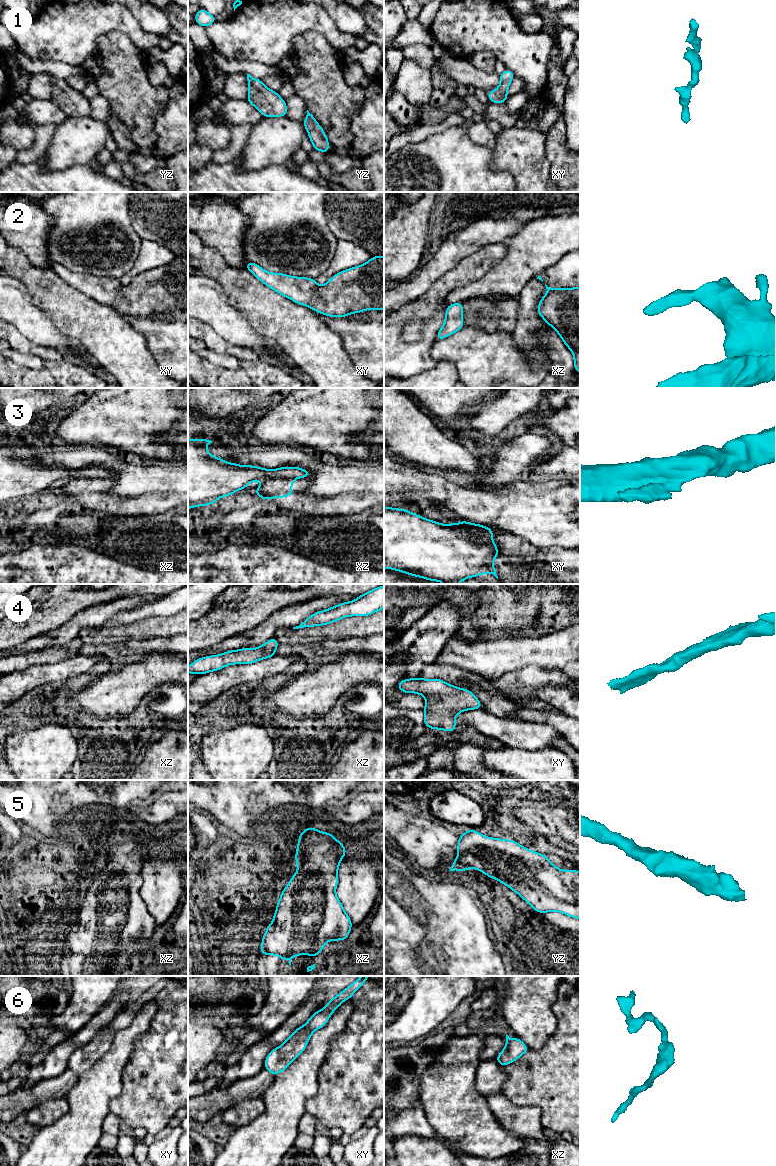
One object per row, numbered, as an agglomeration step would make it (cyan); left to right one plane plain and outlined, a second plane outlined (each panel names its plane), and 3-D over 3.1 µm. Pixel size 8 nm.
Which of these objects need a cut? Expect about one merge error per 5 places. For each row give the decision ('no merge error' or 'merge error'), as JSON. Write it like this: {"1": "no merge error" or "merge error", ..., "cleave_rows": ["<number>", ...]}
{"1": "no merge error", "2": "no merge error", "3": "merge error", "4": "no merge error", "5": "no merge error", "6": "no merge error", "cleave_rows": ["3"]}

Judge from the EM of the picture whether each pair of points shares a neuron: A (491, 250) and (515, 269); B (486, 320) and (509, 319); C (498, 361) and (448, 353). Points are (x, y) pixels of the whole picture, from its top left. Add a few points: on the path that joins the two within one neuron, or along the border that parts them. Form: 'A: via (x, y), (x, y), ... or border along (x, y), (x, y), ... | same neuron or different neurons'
A: border along (503, 243), (505, 255), (485, 274) | different neurons
B: via (492, 319), (503, 319) | same neuron
C: via (486, 361), (476, 353), (460, 353) | same neuron

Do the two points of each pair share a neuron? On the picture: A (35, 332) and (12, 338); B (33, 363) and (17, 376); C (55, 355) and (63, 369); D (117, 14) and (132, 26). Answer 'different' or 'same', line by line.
A: different
B: different
C: different
D: same

